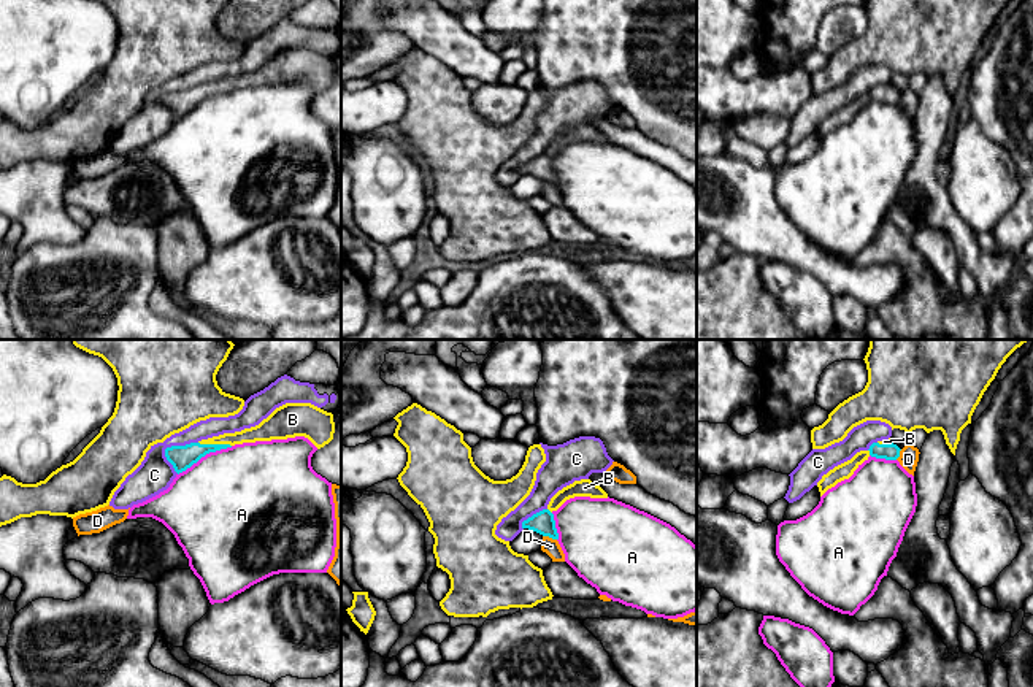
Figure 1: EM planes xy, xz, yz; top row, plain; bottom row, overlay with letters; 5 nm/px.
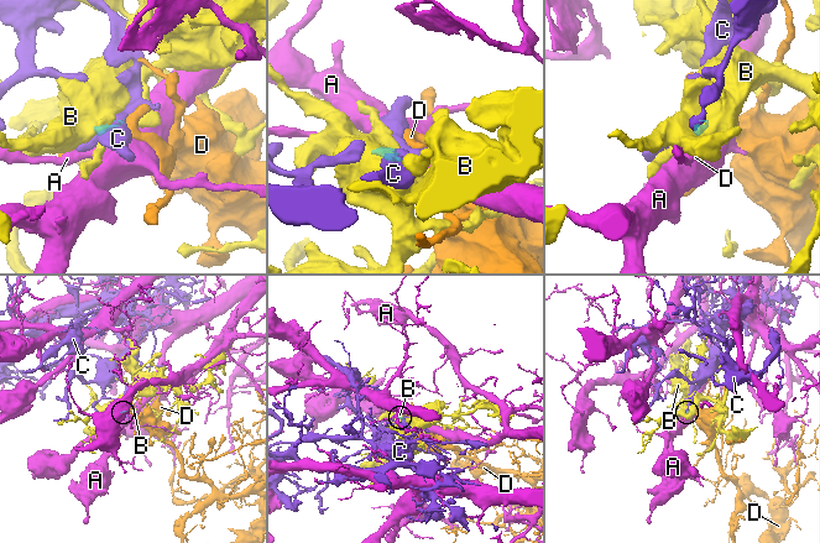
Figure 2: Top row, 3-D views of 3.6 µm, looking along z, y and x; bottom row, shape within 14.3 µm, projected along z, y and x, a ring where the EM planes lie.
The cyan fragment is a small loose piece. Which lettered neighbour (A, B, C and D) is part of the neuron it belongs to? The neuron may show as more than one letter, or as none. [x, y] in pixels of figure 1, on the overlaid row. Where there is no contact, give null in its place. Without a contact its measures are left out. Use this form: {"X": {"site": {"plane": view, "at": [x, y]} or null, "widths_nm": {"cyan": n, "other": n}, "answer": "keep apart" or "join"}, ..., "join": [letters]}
{"A": {"site": {"plane": "xy", "at": [205, 454]}, "widths_nm": {"cyan": 120, "other": 480}, "answer": "keep apart"}, "B": {"site": {"plane": "xy", "at": [215, 445]}, "widths_nm": {"cyan": 120, "other": 90}, "answer": "join"}, "C": {"site": {"plane": "xy", "at": [168, 448]}, "widths_nm": {"cyan": 120, "other": 180}, "answer": "keep apart"}, "D": {"site": {"plane": "xz", "at": [549, 537]}, "widths_nm": {"cyan": 120, "other": 80}, "answer": "keep apart"}, "join": ["B"]}

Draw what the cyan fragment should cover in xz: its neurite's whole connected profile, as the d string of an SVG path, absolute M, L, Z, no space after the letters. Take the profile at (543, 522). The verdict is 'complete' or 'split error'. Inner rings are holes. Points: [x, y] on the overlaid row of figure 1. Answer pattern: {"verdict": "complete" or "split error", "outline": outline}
{"verdict": "split error", "outline": "M590 479L574 481L573 484L559 490L549 501L547 508L533 514L522 522L522 528L533 530L543 536L559 539L555 528L554 511L557 511L566 500L574 497L608 498L608 493Z"}

